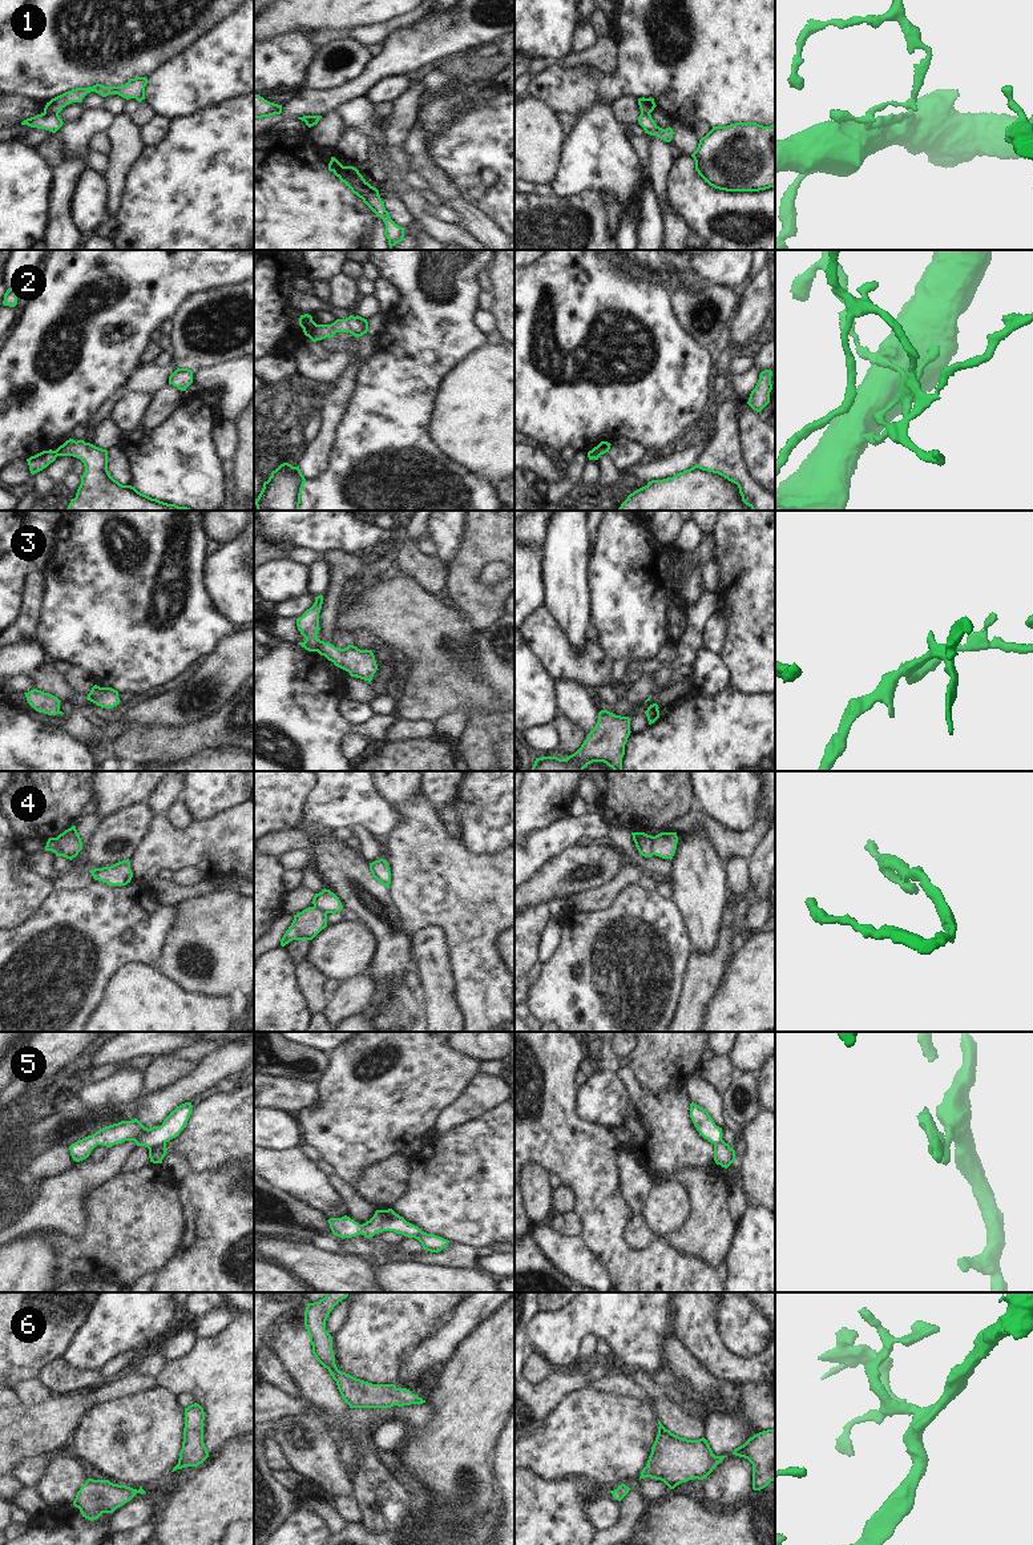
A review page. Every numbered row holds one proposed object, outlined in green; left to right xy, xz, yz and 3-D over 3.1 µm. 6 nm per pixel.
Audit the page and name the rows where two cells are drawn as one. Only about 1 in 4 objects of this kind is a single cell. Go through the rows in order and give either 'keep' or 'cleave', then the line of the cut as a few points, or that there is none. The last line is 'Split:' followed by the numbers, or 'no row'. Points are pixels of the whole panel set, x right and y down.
1: cleave; cut xy (44, 111), (57, 113)
2: cleave; cut xz (317, 325), (309, 337)
3: cleave; cut xz (319, 640), (317, 650)
4: cleave; cut yz (654, 836), (653, 854)
5: cleave; cut xy (165, 1142), (160, 1142), (149, 1149)
6: keep; cut none
Split: 1, 2, 3, 4, 5

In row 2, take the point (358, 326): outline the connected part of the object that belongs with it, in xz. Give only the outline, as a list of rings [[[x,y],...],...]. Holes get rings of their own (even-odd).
[[[350,315],[346,319],[336,319],[331,324],[316,324],[310,339],[315,343],[326,338],[334,338],[336,332],[350,332],[359,338],[368,331],[368,322],[362,316]]]

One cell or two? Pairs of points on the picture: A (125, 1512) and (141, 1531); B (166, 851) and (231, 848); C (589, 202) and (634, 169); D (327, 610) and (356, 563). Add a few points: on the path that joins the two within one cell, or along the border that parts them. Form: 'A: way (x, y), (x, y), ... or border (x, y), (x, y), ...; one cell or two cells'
A: border (153, 1519), (146, 1519), (134, 1527), (118, 1531); two cells
B: way (182, 848), (216, 848); one cell
C: border (602, 194), (594, 190), (581, 190), (571, 196); two cells
D: way (331, 598), (338, 581), (344, 575); one cell

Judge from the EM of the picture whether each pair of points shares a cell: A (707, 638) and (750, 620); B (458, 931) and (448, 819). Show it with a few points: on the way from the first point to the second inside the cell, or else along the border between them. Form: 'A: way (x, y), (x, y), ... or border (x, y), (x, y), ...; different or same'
A: border (725, 640), (719, 653); different
B: border (436, 817), (443, 831), (455, 839); different

